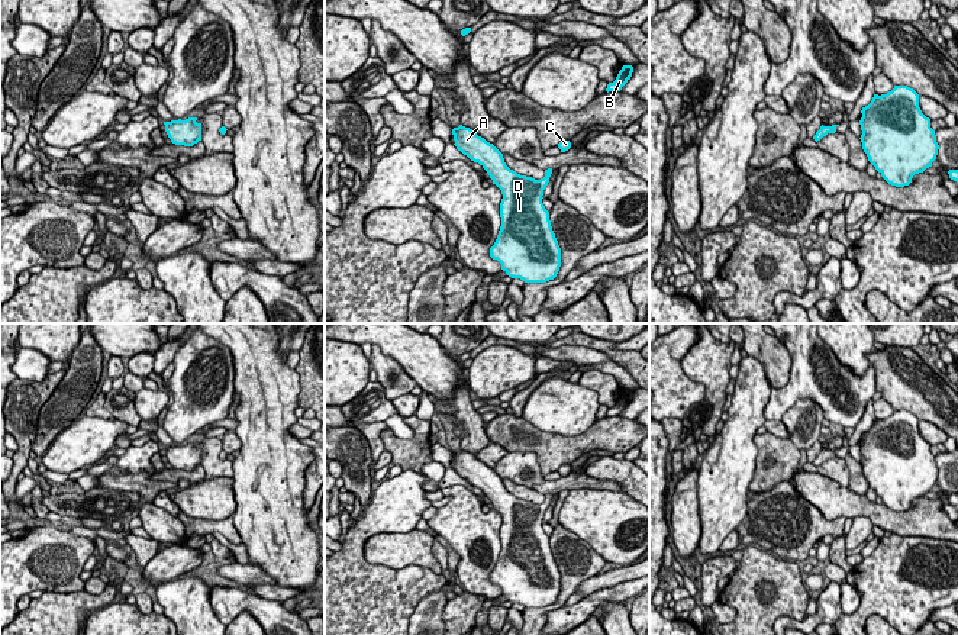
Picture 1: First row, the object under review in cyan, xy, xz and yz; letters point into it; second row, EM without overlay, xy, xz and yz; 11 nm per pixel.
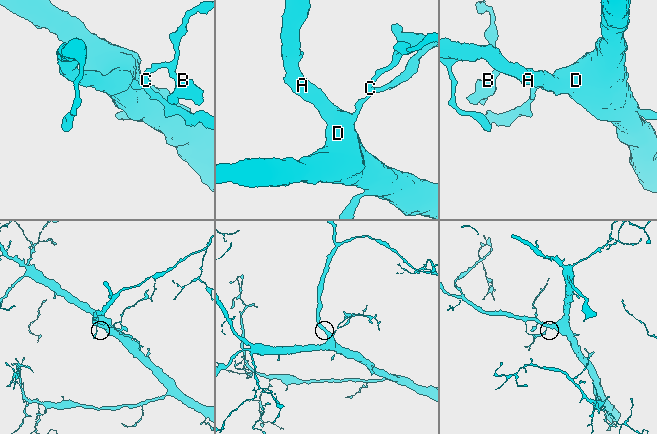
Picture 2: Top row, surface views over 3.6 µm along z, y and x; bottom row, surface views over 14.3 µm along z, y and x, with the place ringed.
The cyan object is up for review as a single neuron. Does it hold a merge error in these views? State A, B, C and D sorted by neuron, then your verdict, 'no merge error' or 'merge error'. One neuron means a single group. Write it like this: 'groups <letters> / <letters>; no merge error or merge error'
groups A B C D; no merge error

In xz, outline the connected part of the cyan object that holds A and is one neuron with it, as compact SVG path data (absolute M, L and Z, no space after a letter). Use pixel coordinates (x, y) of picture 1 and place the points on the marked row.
M459 125L452 129L455 146L478 162L503 194L501 226L490 257L501 264L512 278L525 283L554 280L561 267L561 248L551 226L549 212L542 203L552 168L535 180L510 170L503 154L475 130Z

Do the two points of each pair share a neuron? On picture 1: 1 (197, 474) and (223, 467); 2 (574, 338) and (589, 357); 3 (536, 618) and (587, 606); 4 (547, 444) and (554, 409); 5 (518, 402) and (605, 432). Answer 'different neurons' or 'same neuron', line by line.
1: different neurons
2: different neurons
3: different neurons
4: different neurons
5: different neurons

